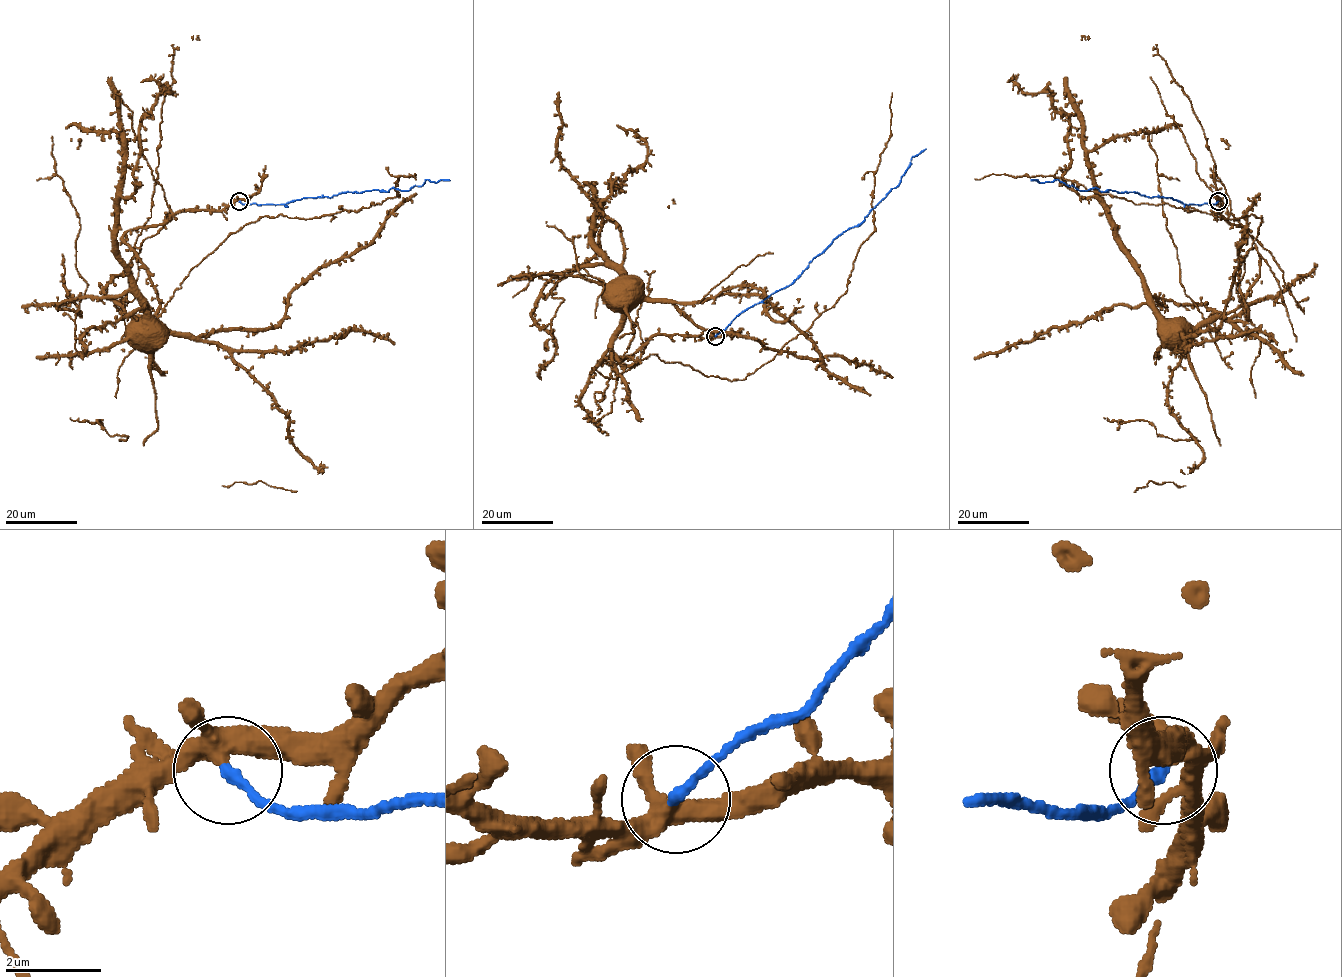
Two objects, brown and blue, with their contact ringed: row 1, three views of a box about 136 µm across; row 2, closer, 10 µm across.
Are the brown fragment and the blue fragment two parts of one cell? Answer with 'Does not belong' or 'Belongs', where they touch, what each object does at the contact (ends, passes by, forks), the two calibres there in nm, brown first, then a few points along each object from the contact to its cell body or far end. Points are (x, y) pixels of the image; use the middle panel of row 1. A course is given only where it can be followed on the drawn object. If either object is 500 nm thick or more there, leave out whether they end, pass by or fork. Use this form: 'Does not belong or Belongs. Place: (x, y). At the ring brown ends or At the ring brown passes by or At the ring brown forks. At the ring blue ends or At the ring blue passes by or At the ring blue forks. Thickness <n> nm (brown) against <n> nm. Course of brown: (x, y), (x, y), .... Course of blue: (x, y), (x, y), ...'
Does not belong. Place: (715, 336). At the ring brown forks. At the ring blue ends. Thickness 360 nm (brown) against 220 nm. Course of brown: (716, 336), (654, 334), (599, 363), (635, 363), (613, 349), (615, 280), (629, 287). Course of blue: (716, 336), (741, 312), (788, 287), (833, 241), (857, 227), (896, 186), (911, 159), (926, 149)

